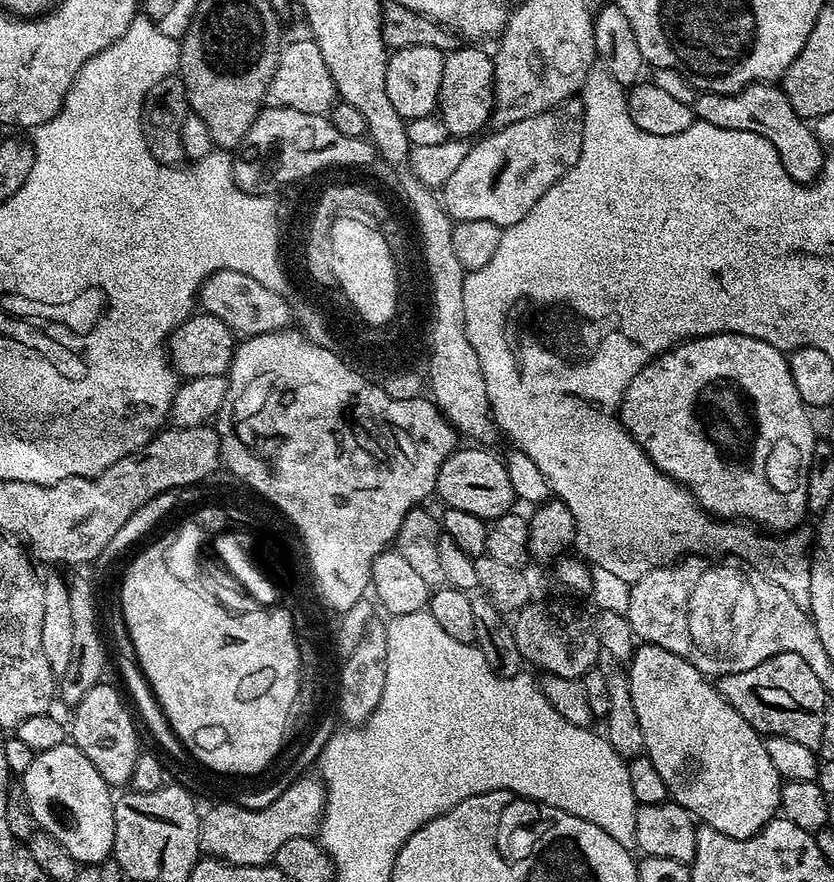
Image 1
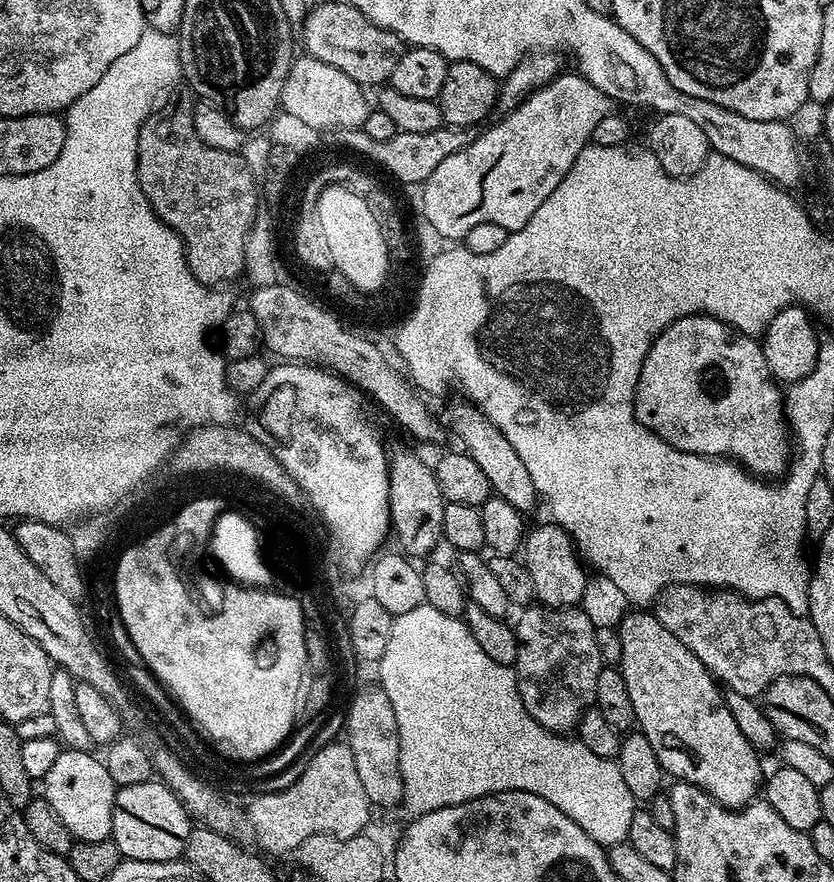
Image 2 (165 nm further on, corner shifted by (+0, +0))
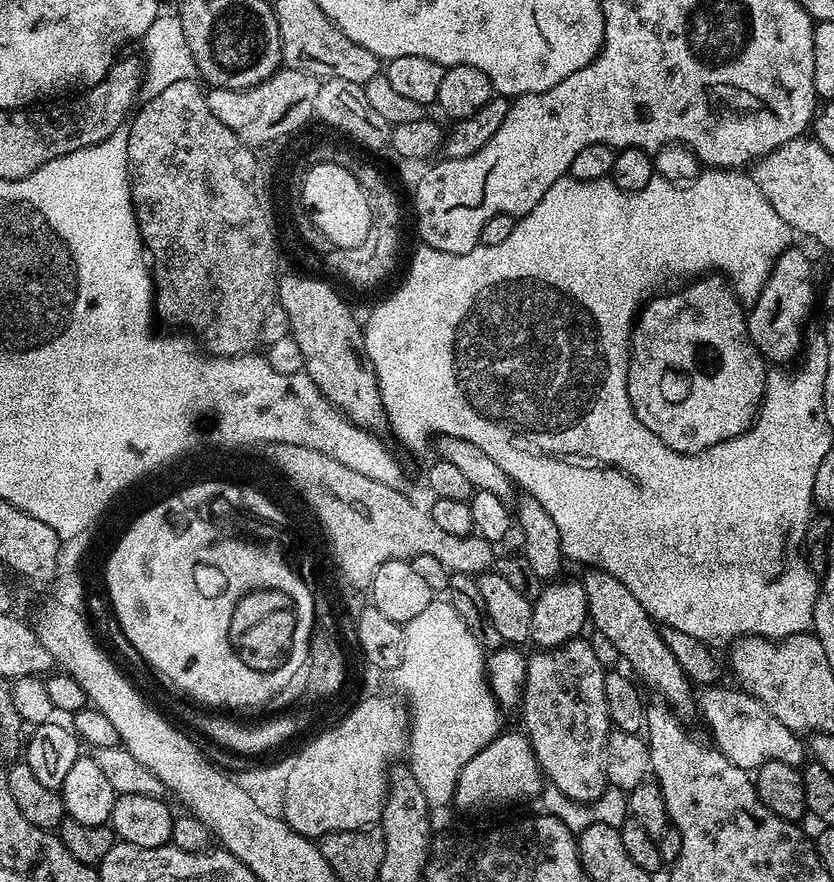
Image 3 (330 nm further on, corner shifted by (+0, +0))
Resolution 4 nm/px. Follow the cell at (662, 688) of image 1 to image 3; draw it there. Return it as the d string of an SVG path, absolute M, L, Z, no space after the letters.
M588 568L582 576L582 583L586 590L586 606L591 627L597 632L606 634L610 643L618 650L621 661L633 668L635 679L645 689L653 688L659 699L677 713L693 711L694 685L684 675L682 666L678 666L678 658L670 654L670 646L666 646L661 629L655 620L642 610L642 602L614 578L614 574L606 574L601 568Z

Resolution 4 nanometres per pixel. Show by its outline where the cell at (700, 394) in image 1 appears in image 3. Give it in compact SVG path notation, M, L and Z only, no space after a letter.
M705 274L677 288L680 289L670 293L669 296L653 295L636 317L636 323L632 329L632 347L628 349L628 393L634 414L638 414L642 426L646 426L650 434L657 436L666 446L670 446L670 450L691 454L705 452L710 446L718 446L718 442L726 442L730 438L741 436L747 428L752 426L760 411L760 404L763 402L766 361L754 346L748 333L745 305L736 297L731 284L725 277L719 274Z

